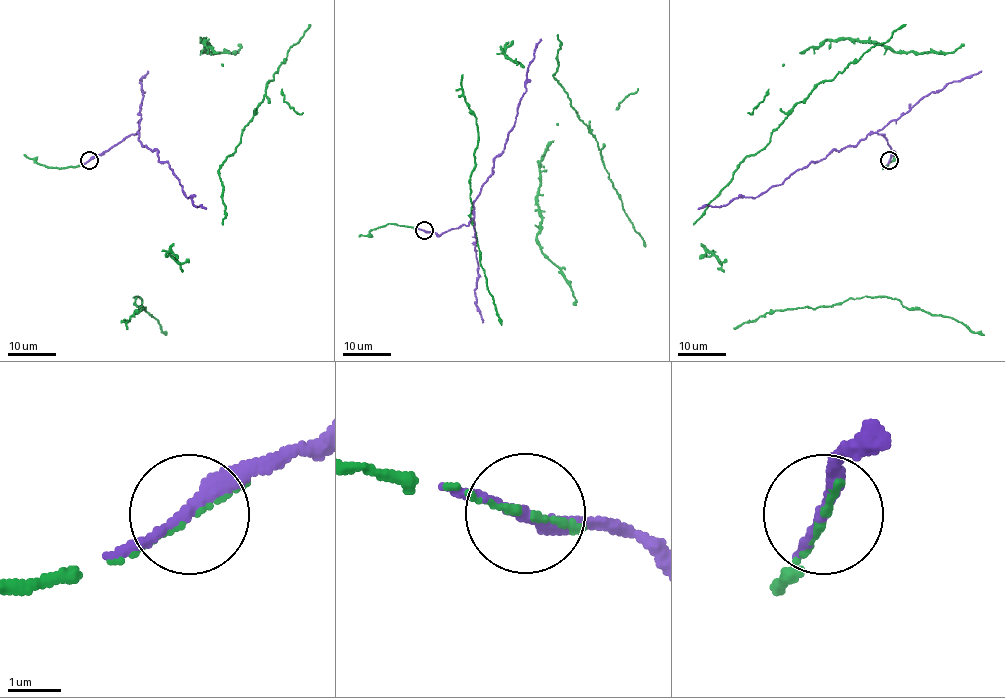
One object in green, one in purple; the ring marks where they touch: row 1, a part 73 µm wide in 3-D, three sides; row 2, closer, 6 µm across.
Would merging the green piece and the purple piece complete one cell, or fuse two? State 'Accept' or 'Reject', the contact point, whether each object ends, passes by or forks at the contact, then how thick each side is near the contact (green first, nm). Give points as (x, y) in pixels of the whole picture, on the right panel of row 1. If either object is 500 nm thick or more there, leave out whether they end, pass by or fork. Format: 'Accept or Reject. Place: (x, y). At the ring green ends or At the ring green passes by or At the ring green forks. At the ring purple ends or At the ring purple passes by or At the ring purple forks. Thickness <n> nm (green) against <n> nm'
Accept. Place: (889, 160). At the ring green ends. At the ring purple passes by. Thickness 100 nm (green) against 240 nm

